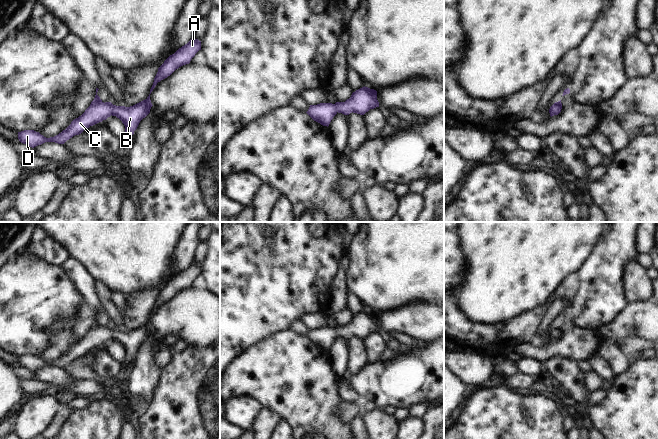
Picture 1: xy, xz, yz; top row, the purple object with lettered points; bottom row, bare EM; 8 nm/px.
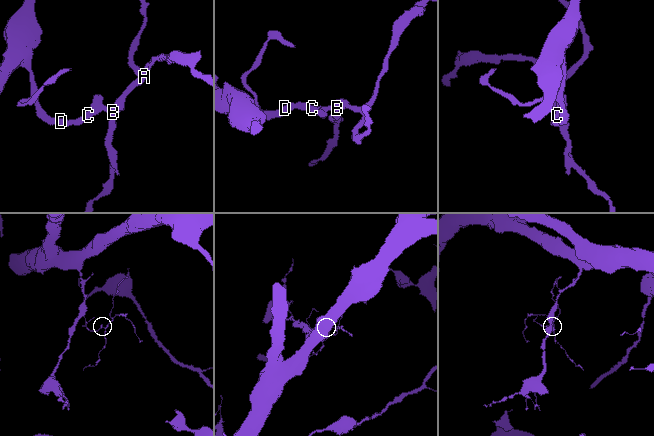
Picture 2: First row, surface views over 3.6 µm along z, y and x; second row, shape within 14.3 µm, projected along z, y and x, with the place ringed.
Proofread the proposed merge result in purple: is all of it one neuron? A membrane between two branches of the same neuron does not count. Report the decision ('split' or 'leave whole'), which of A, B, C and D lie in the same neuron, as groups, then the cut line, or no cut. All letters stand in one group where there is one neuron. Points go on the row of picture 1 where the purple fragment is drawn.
leave whole; A B C D; no cut

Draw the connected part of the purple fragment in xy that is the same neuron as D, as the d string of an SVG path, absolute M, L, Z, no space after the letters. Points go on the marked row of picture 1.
M96 88L95 98L85 112L74 119L71 124L58 135L46 138L34 130L24 130L18 132L19 141L32 148L45 142L64 144L73 136L81 134L90 126L106 120L111 115L116 116L122 121L125 126L124 138L130 140L140 121L150 113L150 109L153 106L150 100L150 94L145 100L133 106L125 107L113 105L111 102L104 103L97 95L98 90L99 89Z

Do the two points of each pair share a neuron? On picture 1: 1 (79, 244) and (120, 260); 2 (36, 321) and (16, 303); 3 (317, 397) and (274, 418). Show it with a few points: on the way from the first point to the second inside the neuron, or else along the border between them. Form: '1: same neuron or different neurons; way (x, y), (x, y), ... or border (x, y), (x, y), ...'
1: same neuron; way (89, 244), (104, 244), (110, 250)
2: same neuron; way (31, 316), (21, 306)
3: different neurons; border (263, 407), (274, 410), (283, 419)

